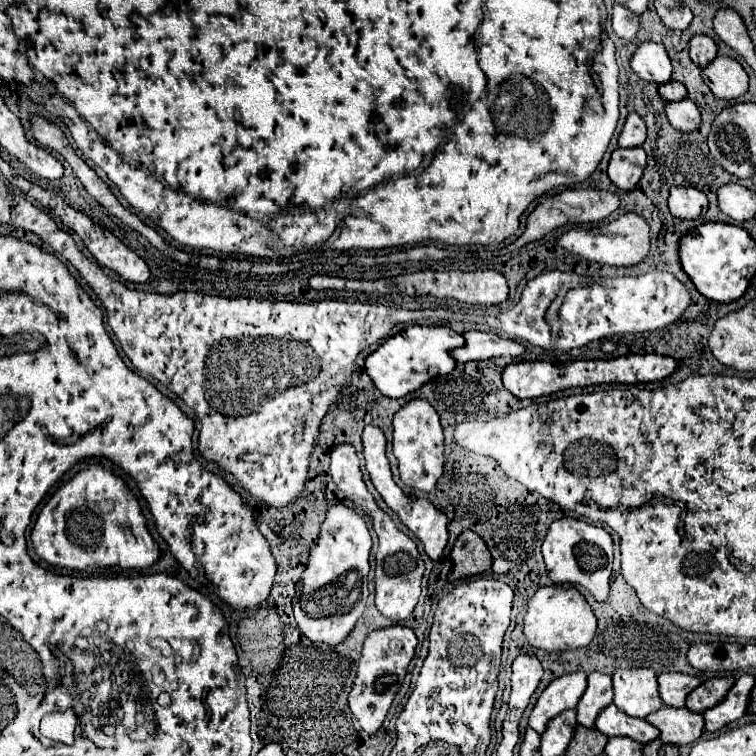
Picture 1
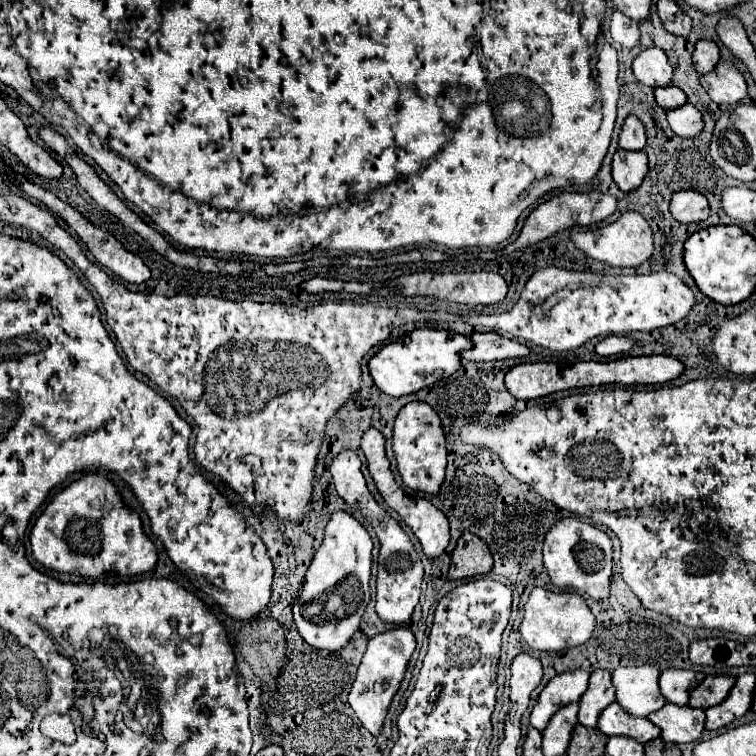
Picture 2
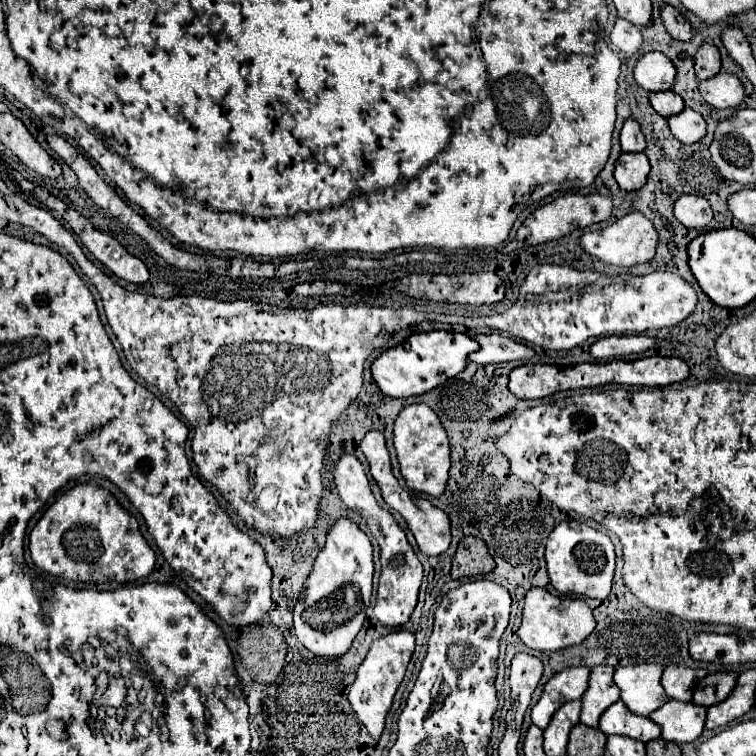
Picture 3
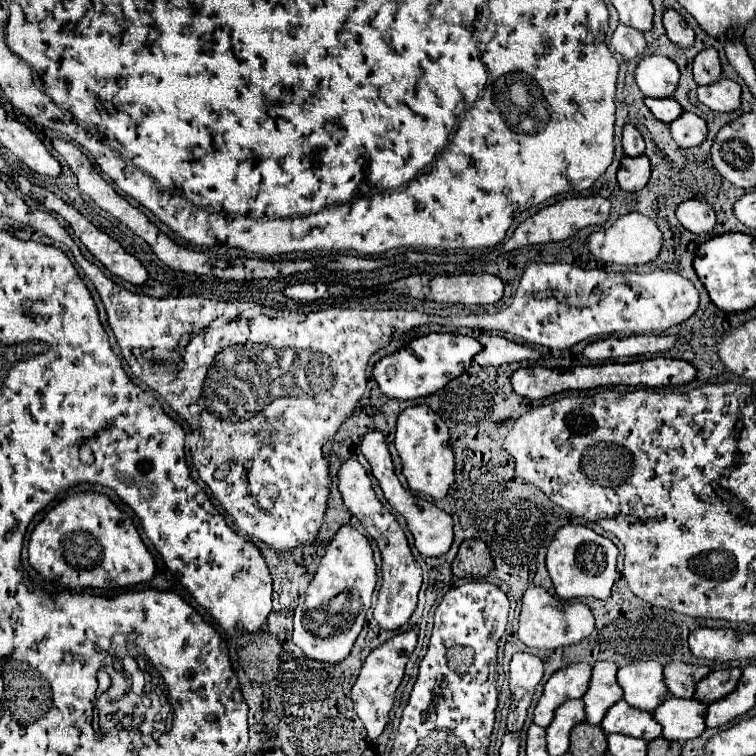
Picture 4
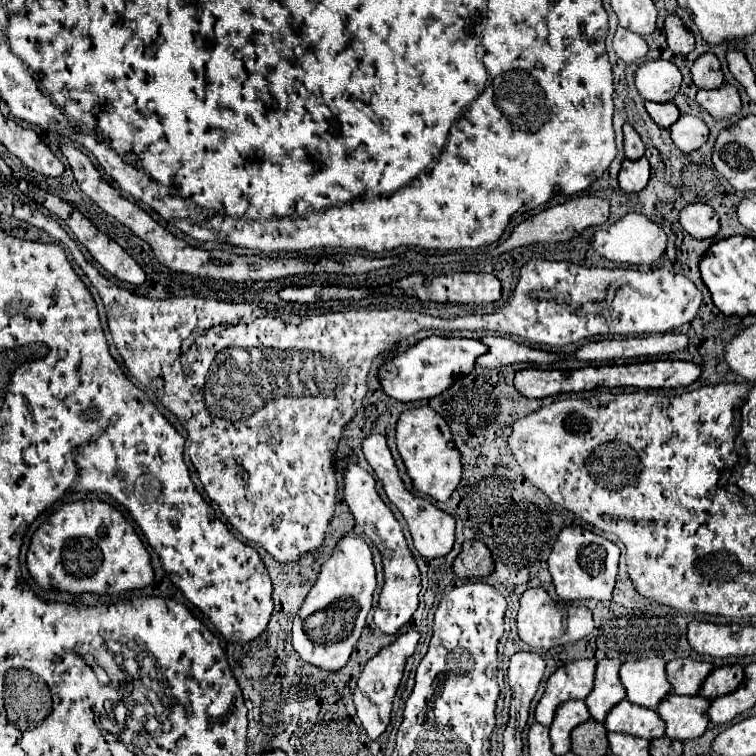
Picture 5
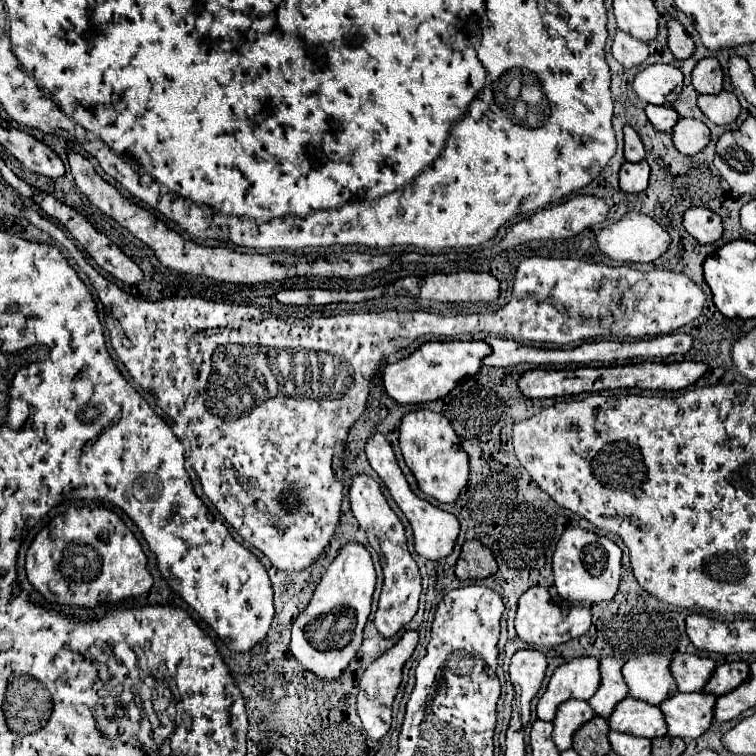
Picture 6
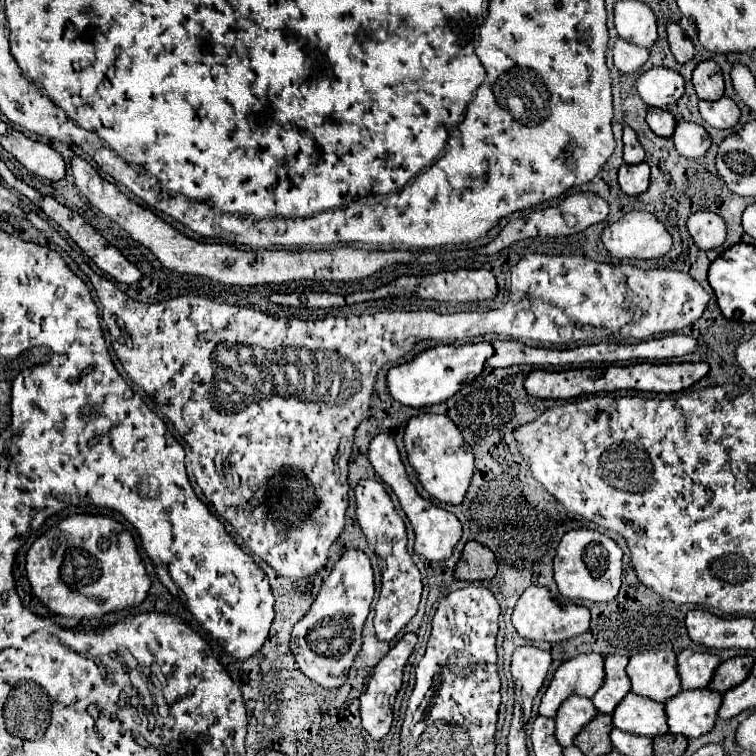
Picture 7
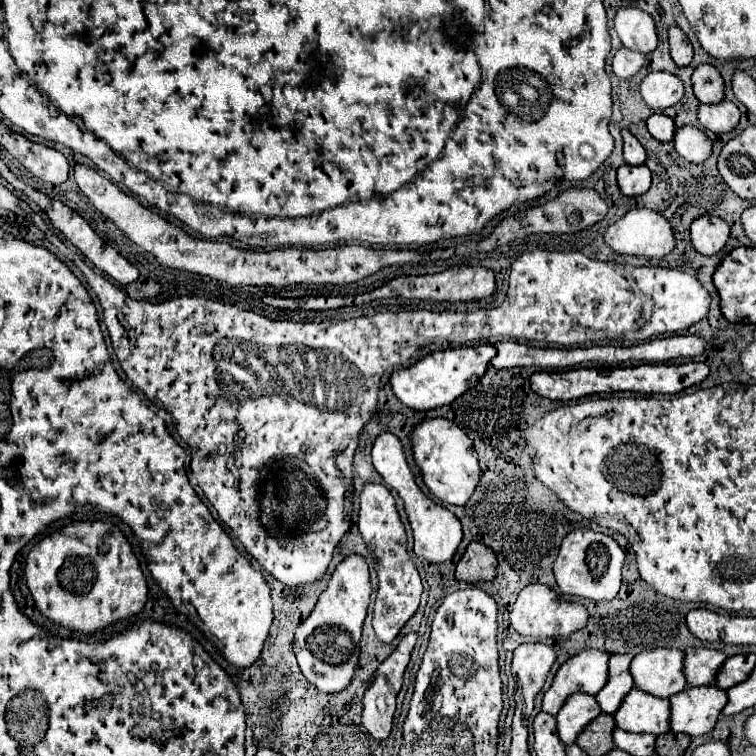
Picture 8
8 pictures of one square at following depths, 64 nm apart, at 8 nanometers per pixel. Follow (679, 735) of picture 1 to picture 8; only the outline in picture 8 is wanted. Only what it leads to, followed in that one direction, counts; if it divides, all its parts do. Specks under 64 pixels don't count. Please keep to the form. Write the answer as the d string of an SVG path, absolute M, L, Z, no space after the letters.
M714 684L684 688L668 698L668 702L672 732L702 736L714 728L722 708L726 706L726 692L718 690Z

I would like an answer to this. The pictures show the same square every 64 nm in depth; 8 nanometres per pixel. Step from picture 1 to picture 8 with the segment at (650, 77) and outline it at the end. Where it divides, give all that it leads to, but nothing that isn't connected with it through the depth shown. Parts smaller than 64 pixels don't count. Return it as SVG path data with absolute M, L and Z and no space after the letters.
M648 72L640 84L640 94L654 112L662 112L680 102L684 96L684 84L670 72Z

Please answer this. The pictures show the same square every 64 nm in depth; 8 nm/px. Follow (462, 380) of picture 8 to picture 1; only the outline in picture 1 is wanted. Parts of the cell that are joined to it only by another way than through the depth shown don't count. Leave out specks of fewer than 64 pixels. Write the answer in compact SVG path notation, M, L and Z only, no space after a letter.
M408 326L406 330L398 332L396 336L388 338L380 344L372 354L366 356L364 366L366 374L372 378L374 386L388 398L402 398L434 376L444 376L454 370L456 362L450 358L450 350L462 346L464 338L450 328L440 326Z

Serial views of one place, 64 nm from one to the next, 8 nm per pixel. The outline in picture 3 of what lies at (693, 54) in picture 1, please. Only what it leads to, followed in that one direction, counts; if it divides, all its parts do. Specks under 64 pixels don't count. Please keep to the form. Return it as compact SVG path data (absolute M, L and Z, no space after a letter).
M702 44L696 52L694 58L694 66L696 66L696 74L700 80L712 78L714 74L720 72L720 52L714 44Z

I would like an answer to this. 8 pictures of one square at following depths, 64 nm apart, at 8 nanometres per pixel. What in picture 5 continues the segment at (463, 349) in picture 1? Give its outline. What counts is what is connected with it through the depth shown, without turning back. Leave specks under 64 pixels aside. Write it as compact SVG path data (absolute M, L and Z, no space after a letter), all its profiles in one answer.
M482 338L482 342L488 346L488 352L482 354L482 358L476 358L476 364L486 368L500 368L516 362L528 362L528 364L550 364L562 356L542 352L530 346L522 346L514 342L512 338Z

